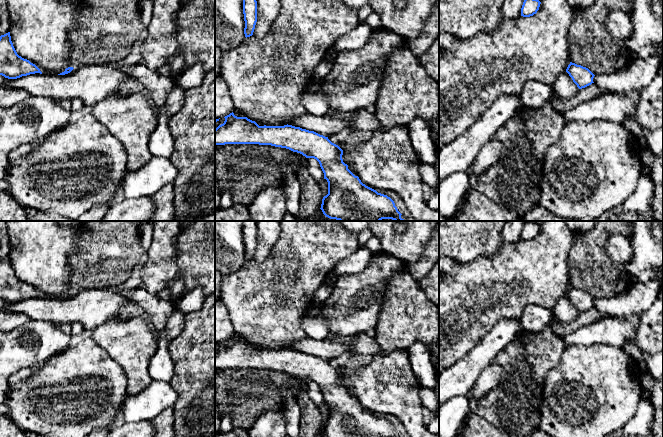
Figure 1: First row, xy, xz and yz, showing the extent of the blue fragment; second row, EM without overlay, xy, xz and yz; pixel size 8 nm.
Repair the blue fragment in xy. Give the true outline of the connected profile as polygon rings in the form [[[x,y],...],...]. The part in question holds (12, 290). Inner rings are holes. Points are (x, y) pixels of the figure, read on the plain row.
[[[10,256],[0,260],[0,299],[8,303],[40,297],[40,293],[29,284],[19,280],[11,265]]]

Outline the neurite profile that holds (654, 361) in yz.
[[[627,342],[624,346],[624,350],[637,362],[645,360],[647,373],[652,378],[658,380],[663,376],[663,353],[644,352],[638,347],[637,342]]]

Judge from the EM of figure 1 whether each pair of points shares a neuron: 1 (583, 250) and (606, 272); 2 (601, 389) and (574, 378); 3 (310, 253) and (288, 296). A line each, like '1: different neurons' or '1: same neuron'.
1: same neuron
2: same neuron
3: same neuron

